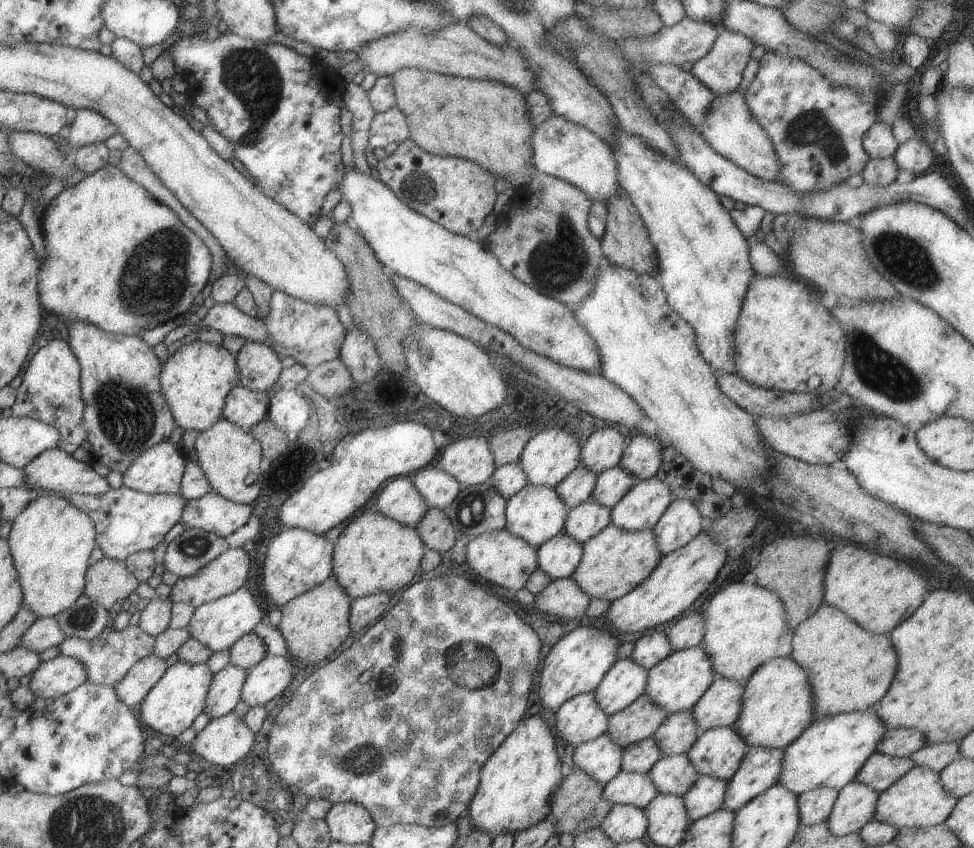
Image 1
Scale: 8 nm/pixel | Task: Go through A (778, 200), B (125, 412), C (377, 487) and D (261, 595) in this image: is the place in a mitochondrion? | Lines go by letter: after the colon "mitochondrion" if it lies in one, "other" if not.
A: other
B: mitochondrion
C: other
D: other

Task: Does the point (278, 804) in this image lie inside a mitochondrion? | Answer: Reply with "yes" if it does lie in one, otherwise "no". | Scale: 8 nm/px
yes

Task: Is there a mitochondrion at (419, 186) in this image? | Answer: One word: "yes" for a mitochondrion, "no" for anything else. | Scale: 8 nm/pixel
yes

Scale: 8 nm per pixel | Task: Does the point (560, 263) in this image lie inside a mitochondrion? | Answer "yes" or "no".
yes

